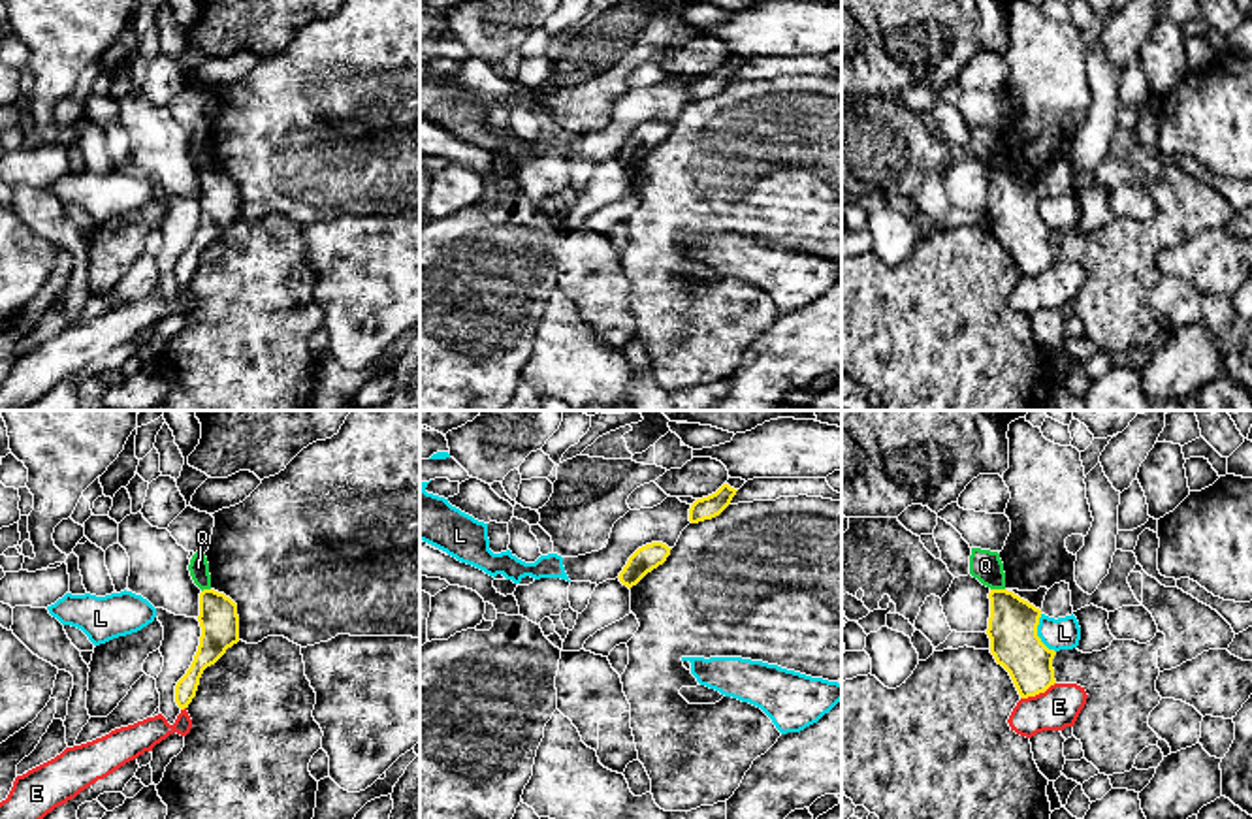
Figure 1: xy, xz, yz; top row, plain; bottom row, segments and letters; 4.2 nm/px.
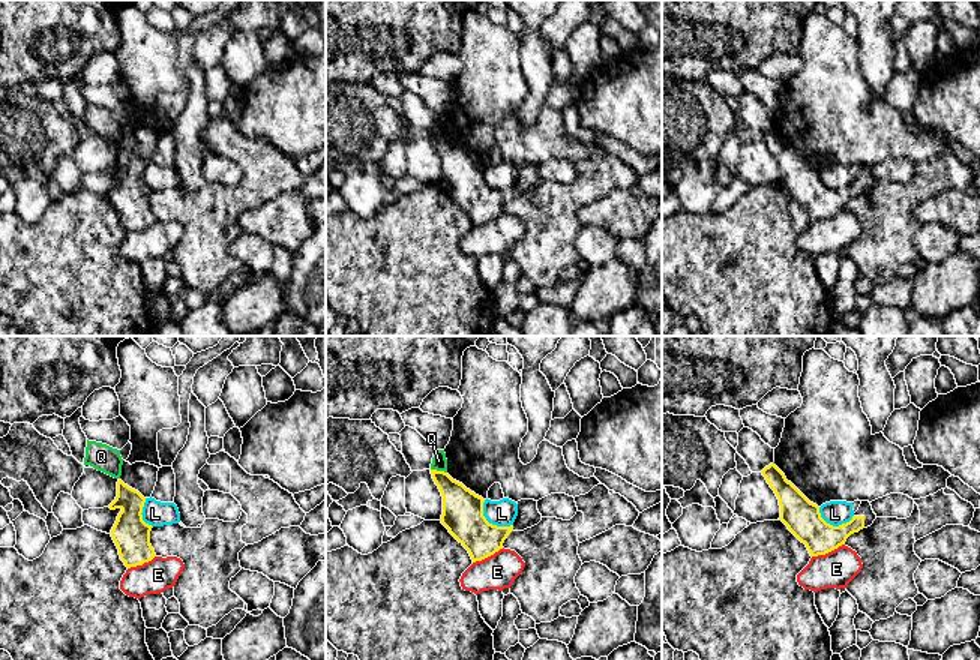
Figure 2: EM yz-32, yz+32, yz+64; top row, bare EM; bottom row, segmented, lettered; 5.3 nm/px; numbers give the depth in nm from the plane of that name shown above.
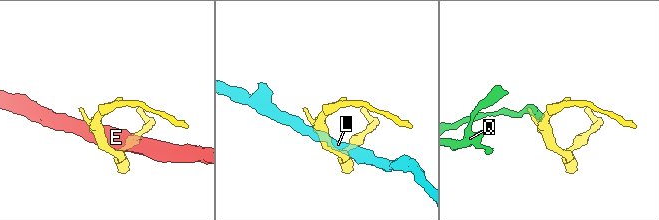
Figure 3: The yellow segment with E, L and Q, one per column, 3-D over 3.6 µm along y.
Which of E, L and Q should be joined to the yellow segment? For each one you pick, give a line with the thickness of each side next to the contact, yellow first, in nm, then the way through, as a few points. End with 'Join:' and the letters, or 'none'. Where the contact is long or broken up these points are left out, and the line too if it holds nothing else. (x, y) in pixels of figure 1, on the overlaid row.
Join: none

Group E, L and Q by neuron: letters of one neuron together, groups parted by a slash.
E / L / Q

